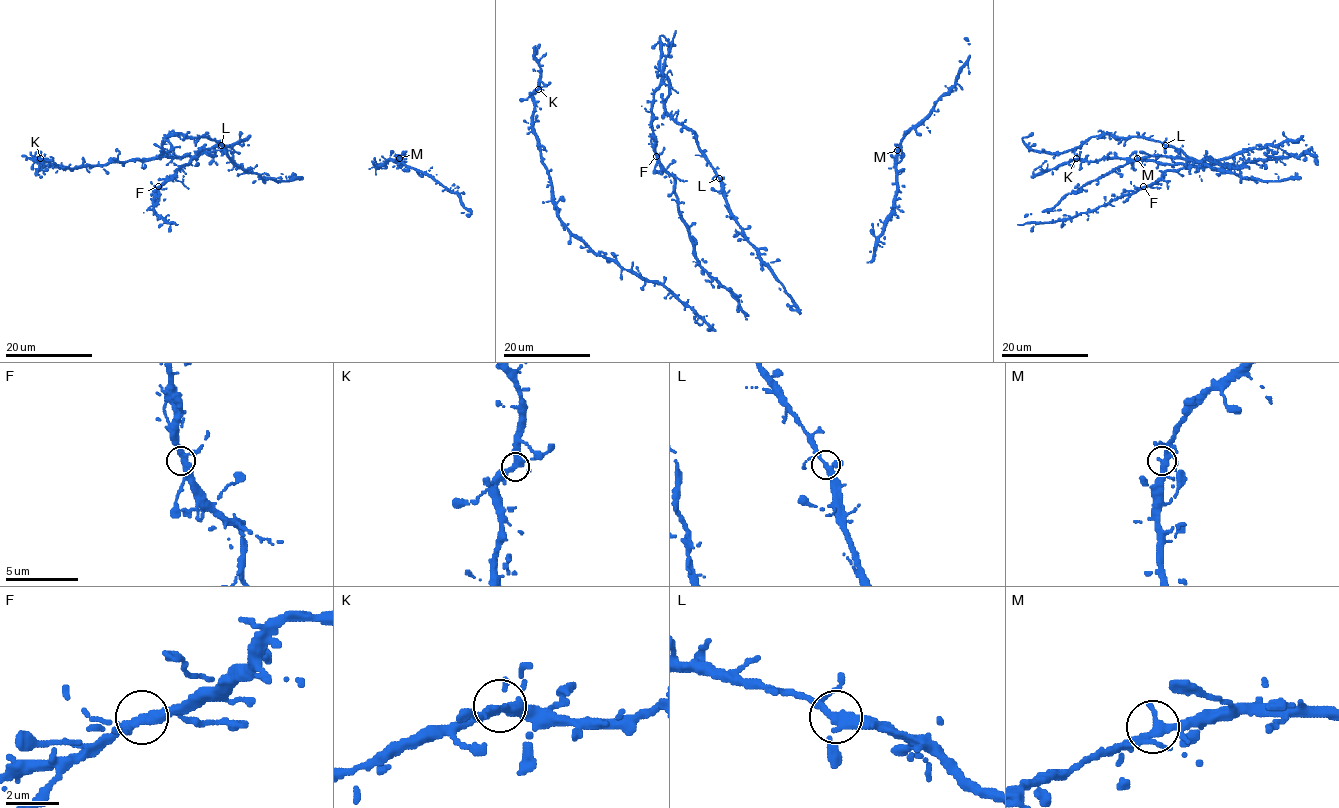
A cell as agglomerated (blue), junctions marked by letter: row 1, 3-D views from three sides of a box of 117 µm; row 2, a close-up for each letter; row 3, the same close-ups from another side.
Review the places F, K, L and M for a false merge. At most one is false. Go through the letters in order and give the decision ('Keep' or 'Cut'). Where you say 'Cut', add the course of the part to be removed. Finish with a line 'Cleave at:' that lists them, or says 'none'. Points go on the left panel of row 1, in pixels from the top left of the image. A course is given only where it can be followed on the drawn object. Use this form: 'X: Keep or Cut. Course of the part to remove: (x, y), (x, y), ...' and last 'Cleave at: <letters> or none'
F: Keep
K: Keep
L: Keep
M: Keep
Cleave at: none

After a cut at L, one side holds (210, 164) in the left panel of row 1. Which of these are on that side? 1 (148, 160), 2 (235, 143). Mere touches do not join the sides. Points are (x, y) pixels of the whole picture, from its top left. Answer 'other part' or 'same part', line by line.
1: same part
2: same part

